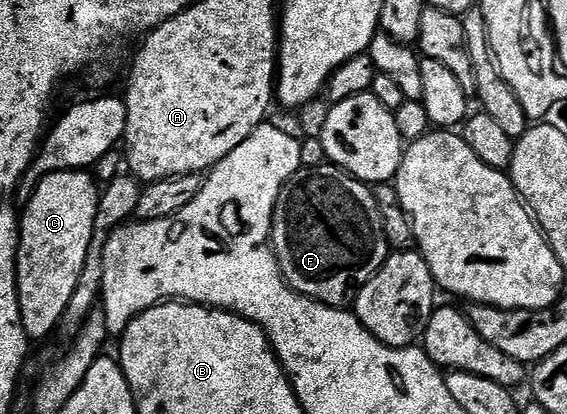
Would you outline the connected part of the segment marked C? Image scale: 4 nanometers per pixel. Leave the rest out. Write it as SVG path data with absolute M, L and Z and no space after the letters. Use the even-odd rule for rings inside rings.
M87 169L45 173L28 207L20 214L20 247L16 257L16 287L22 324L29 339L44 338L60 325L60 318L78 288L86 252L94 236L101 187Z

